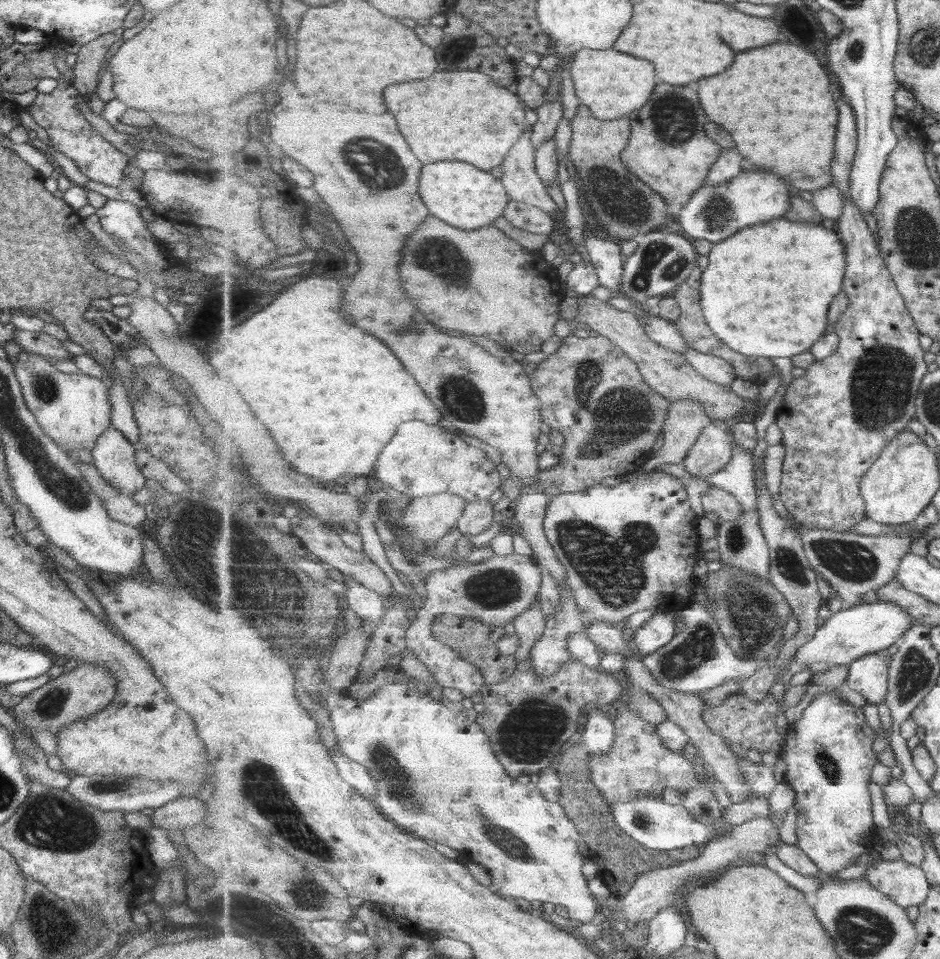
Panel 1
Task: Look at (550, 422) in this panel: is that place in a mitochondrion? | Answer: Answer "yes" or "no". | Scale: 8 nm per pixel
no

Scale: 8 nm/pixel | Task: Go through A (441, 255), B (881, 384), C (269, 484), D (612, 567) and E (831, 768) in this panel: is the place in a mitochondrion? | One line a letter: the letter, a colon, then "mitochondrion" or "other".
A: mitochondrion
B: mitochondrion
C: other
D: mitochondrion
E: mitochondrion

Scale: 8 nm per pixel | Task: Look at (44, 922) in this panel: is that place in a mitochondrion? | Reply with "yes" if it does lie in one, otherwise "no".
yes

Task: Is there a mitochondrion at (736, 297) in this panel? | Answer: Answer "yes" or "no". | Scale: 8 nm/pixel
no

